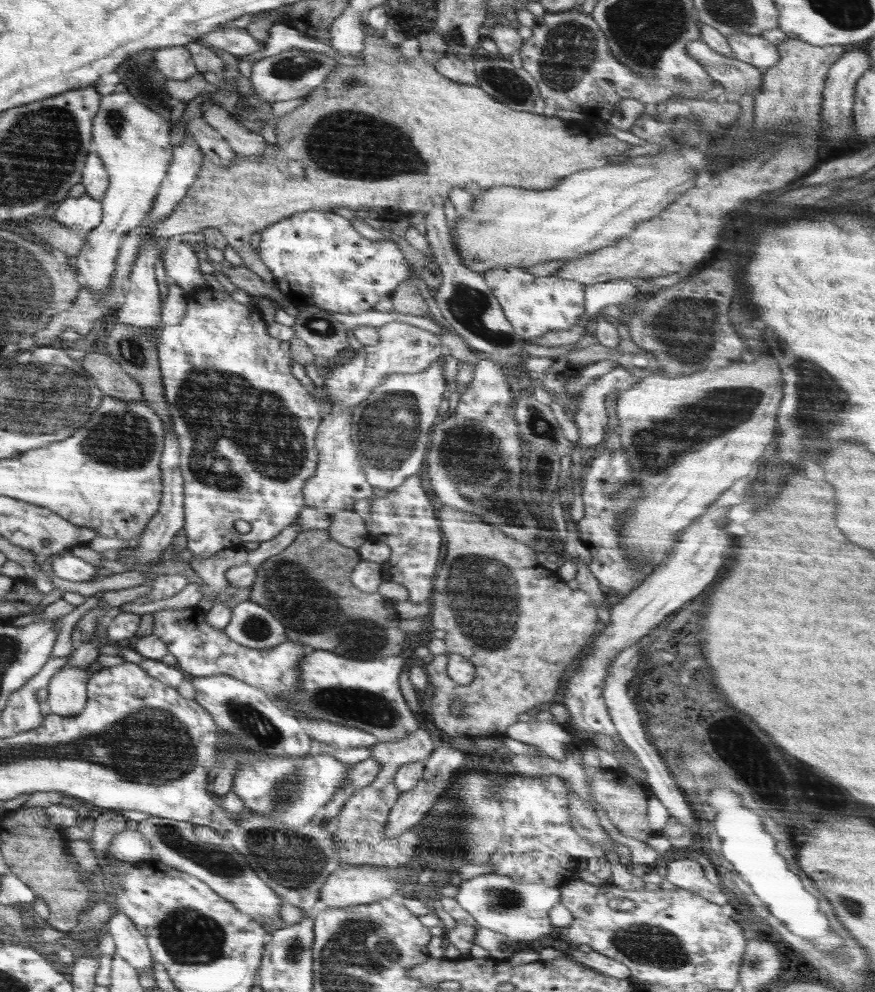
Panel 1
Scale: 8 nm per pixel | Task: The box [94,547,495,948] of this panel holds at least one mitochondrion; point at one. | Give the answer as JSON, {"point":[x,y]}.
{"point":[299,597]}

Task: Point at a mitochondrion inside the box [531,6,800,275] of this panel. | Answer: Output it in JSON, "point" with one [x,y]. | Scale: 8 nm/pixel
{"point":[570,49]}

